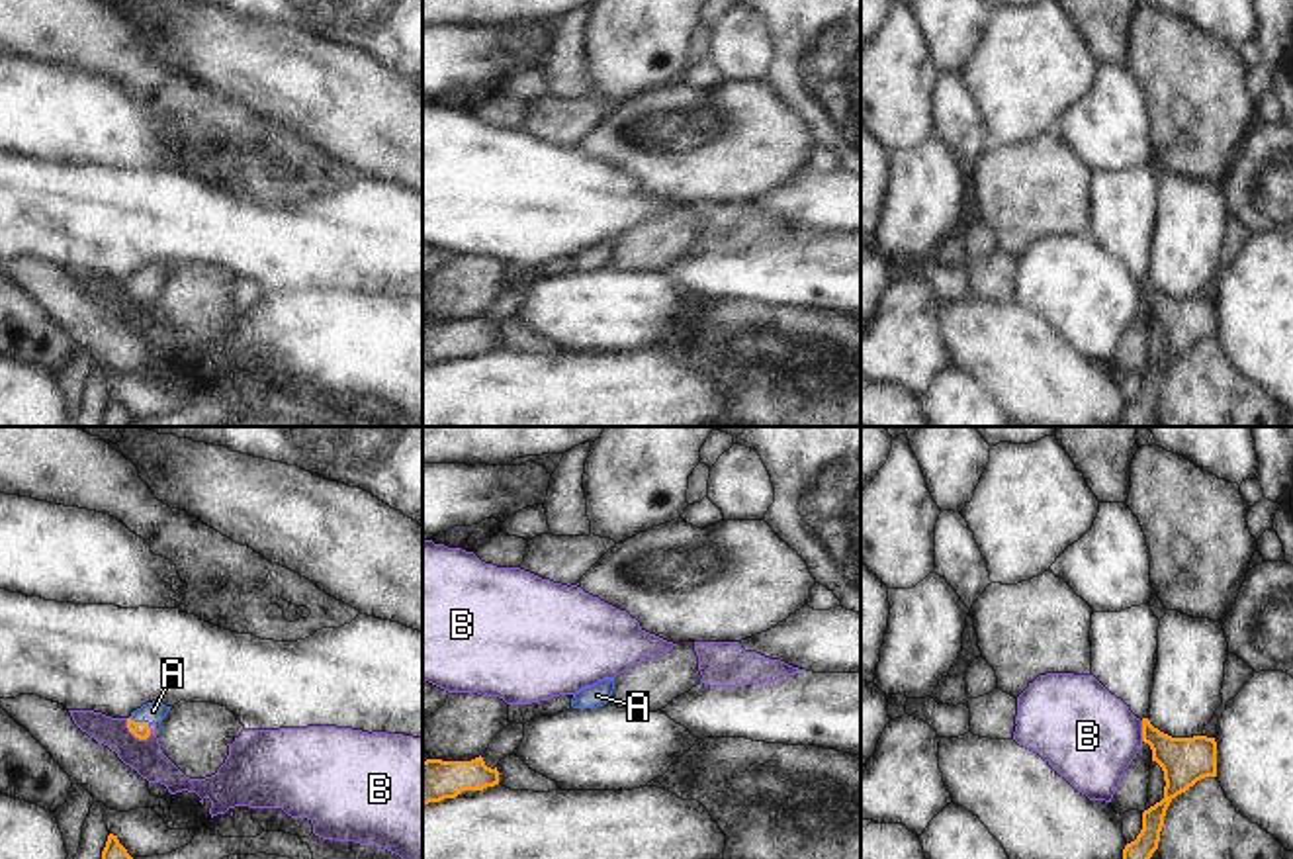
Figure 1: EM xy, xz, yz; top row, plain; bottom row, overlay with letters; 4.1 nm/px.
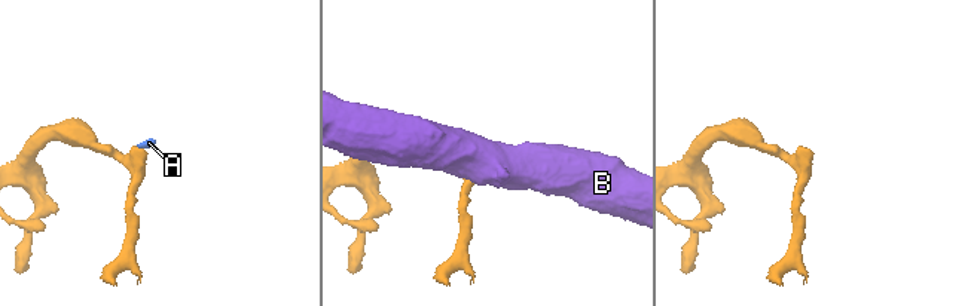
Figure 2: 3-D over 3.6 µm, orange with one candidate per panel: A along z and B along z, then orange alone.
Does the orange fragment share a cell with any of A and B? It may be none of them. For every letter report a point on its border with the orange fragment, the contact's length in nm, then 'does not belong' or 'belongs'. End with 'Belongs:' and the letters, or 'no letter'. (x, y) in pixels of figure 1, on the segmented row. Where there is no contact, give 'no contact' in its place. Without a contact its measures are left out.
A: contact xy (139, 723); length 90 nm; belongs
B: contact xy (135, 736); length 130 nm; does not belong
Belongs: A

